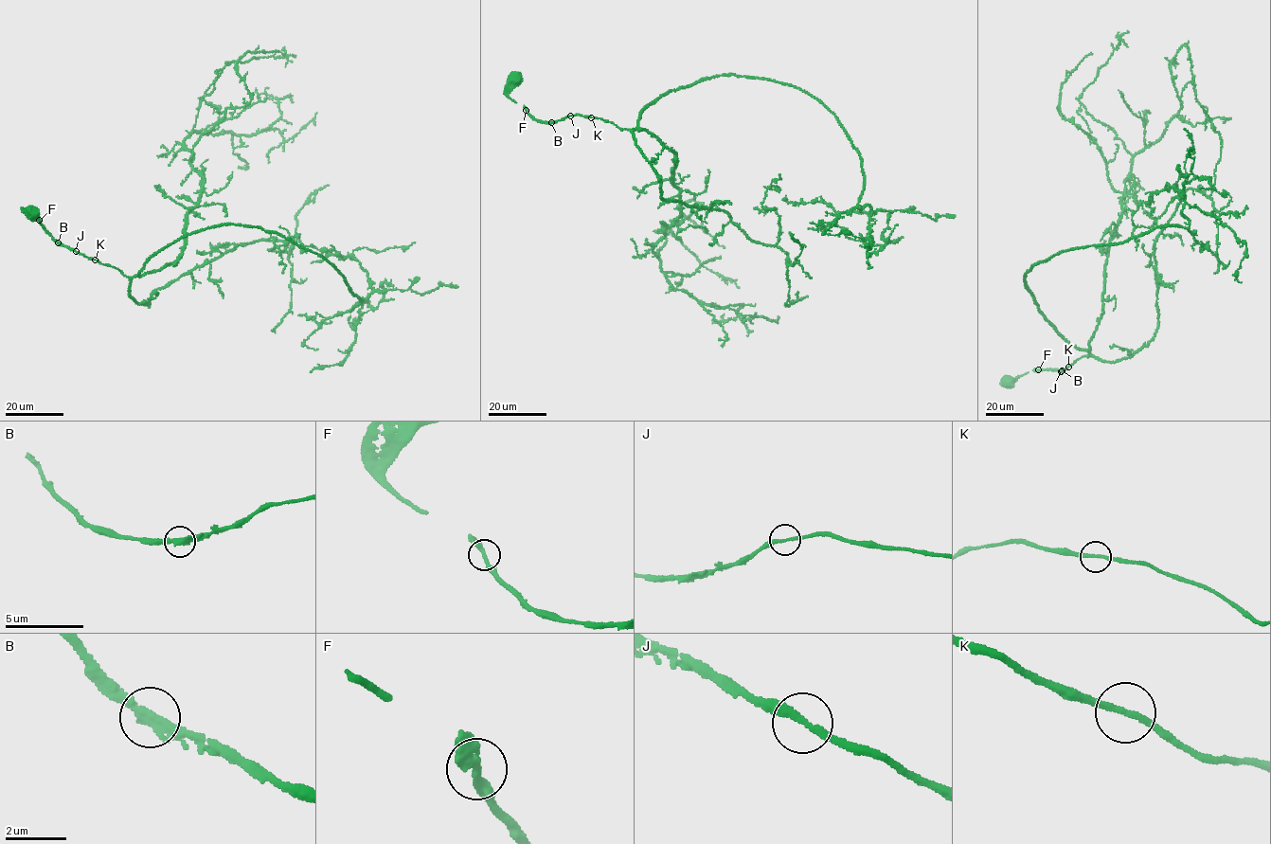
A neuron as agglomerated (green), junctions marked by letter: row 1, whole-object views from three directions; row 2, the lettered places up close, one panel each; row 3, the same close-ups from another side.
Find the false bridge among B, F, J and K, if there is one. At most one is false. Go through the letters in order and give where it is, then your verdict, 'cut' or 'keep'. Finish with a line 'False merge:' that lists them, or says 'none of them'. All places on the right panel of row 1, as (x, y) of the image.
B: (1062, 370) | keep
F: (1038, 369) | keep
J: (1061, 371) | keep
K: (1068, 367) | keep
False merge: none of them

